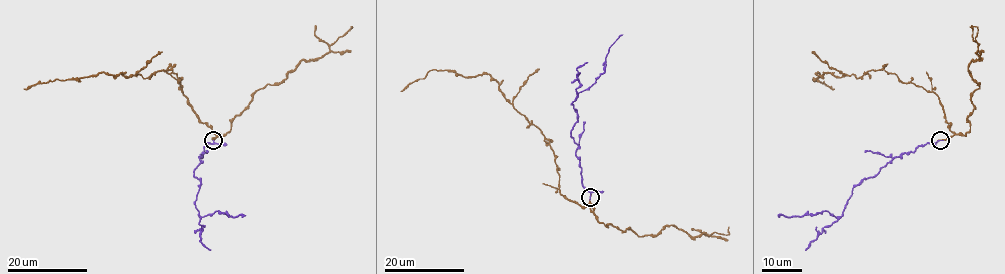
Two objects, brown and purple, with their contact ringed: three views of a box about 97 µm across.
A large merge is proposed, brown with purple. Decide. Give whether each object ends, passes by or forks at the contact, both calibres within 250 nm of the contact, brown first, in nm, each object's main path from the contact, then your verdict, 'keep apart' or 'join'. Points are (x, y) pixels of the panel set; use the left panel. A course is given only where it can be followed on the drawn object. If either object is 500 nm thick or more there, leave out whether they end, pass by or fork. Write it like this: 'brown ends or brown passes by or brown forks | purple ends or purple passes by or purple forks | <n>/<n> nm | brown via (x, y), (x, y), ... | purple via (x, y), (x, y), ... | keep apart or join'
brown ends | purple ends | 220/150 nm | brown via (213, 140), (215, 133), (200, 120), (171, 69), (157, 70), (144, 78), (140, 74), (100, 72), (23, 88) | purple via (213, 140), (205, 144), (195, 168), (199, 215), (246, 215) | join

